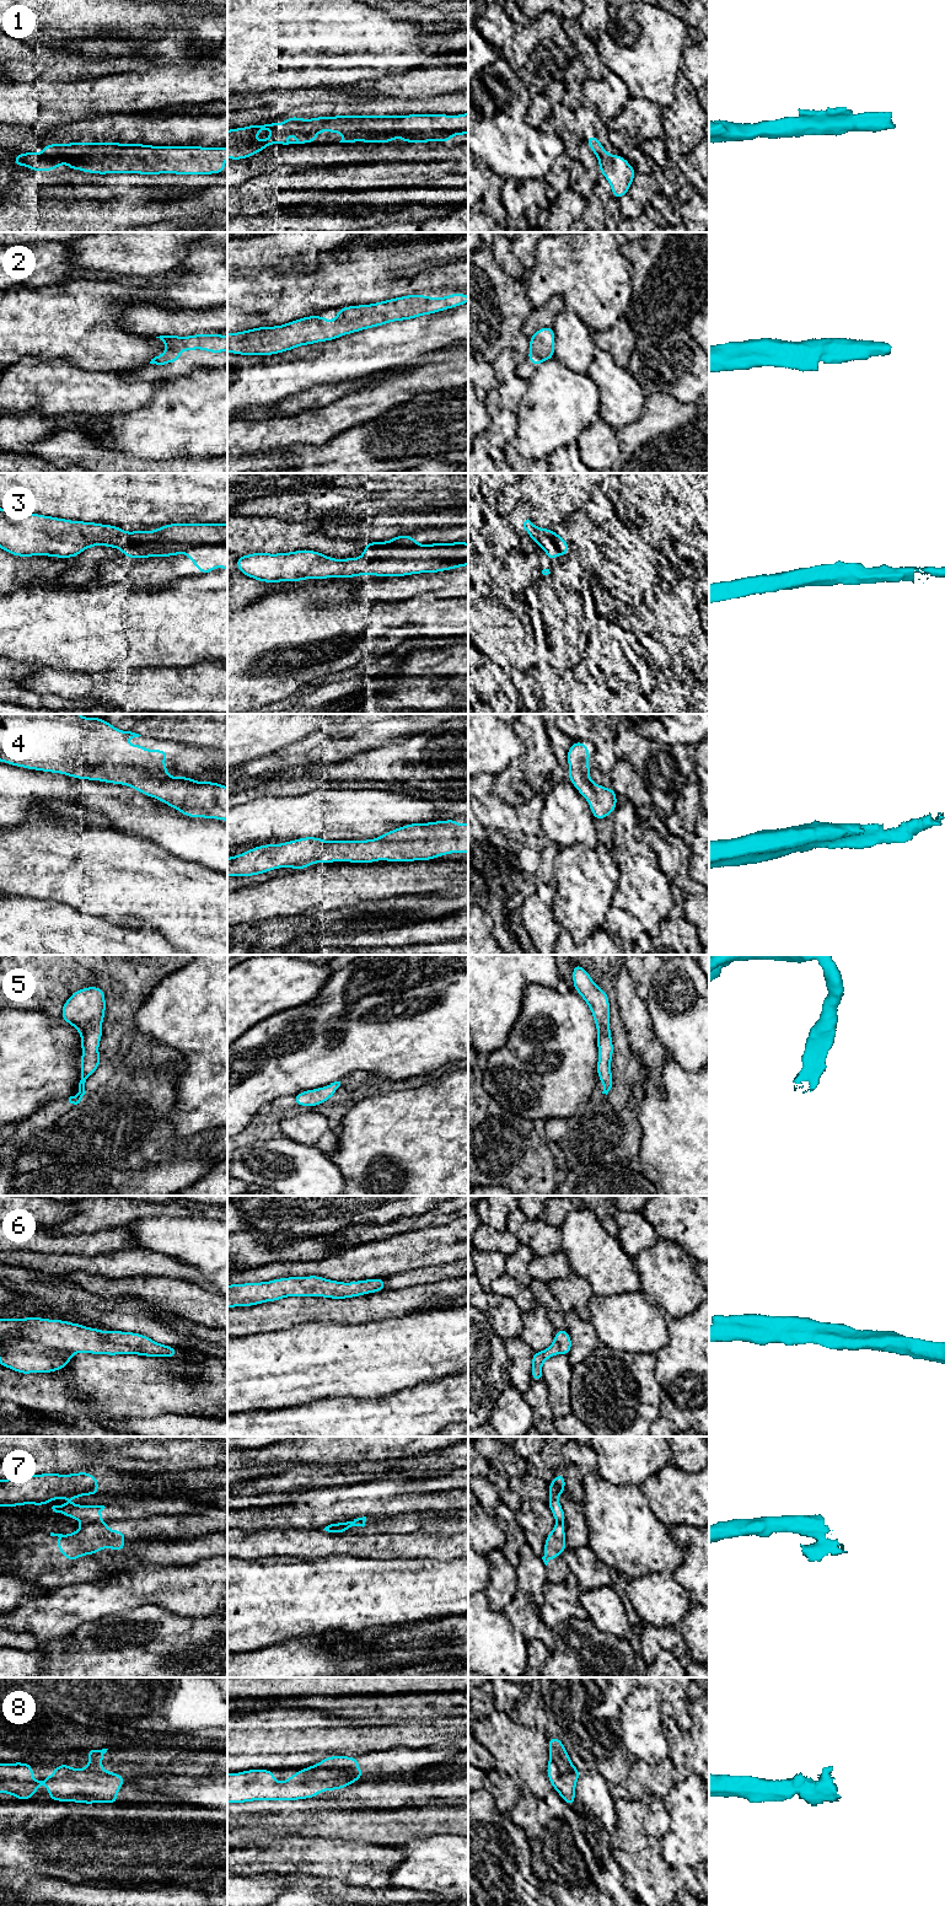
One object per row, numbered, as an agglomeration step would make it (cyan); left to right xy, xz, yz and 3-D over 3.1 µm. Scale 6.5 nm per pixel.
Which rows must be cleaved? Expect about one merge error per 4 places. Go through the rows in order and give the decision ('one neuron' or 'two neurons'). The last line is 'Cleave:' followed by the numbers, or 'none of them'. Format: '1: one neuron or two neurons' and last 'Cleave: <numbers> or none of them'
1: one neuron
2: one neuron
3: one neuron
4: one neuron
5: one neuron
6: one neuron
7: two neurons
8: one neuron
Cleave: 7

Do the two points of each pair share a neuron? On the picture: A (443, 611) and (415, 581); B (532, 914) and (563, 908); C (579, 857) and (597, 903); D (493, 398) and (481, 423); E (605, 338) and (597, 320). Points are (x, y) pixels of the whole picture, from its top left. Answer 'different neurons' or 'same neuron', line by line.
A: different neurons
B: different neurons
C: same neuron
D: different neurons
E: different neurons

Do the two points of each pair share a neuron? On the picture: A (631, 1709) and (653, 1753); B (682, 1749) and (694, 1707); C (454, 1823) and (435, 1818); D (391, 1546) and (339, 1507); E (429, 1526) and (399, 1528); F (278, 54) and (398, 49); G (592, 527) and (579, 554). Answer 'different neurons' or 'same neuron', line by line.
A: same neuron
B: same neuron
C: same neuron
D: different neurons
E: same neuron
F: same neuron
G: different neurons

